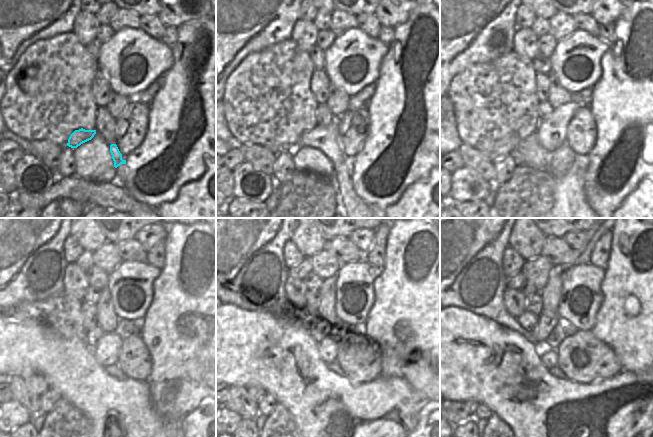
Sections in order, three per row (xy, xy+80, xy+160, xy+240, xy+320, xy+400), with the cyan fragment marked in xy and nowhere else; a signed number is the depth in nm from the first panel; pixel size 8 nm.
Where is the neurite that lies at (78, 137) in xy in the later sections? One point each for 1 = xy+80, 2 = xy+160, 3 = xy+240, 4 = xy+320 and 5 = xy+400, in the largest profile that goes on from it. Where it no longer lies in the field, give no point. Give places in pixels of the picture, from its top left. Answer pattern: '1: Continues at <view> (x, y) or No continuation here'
1: Continues at xy+80 (325, 138)
2: Continues at xy+160 (551, 134)
3: Continues at xy+240 (106, 353)
4: Continues at xy+320 (328, 351)
5: Continues at xy+400 (549, 358).

